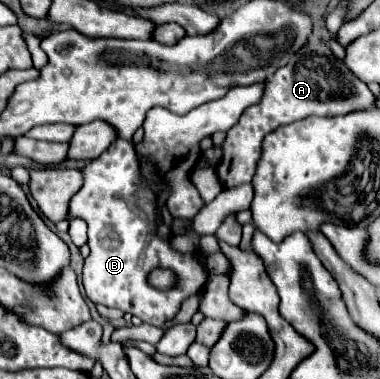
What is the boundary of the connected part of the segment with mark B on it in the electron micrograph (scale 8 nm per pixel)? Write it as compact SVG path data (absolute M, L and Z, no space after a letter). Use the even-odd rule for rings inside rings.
M95 120L83 124L75 130L71 138L69 160L93 160L83 168L85 182L83 188L71 198L69 218L83 218L89 226L89 260L83 268L83 288L93 304L103 304L109 308L119 308L139 316L145 324L165 326L177 316L179 306L185 298L199 292L207 278L205 254L199 250L177 252L169 238L157 234L161 222L157 200L147 182L141 182L141 170L133 146L117 138L117 130ZM155 268L167 268L175 274L175 286L171 290L159 290L149 284L149 274Z

